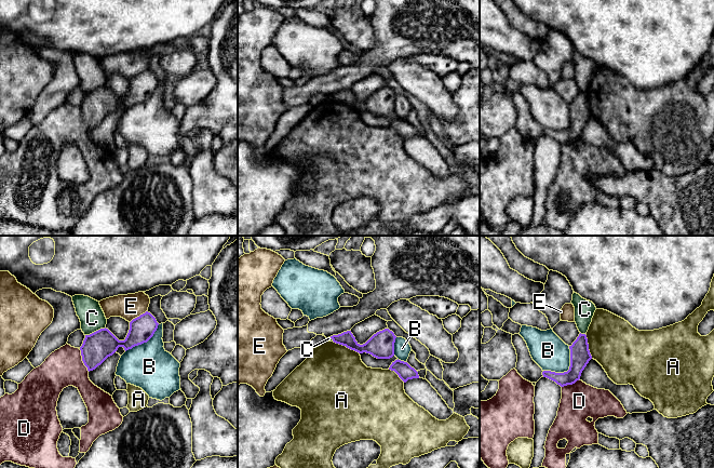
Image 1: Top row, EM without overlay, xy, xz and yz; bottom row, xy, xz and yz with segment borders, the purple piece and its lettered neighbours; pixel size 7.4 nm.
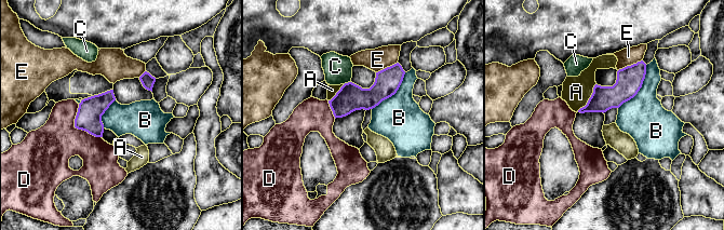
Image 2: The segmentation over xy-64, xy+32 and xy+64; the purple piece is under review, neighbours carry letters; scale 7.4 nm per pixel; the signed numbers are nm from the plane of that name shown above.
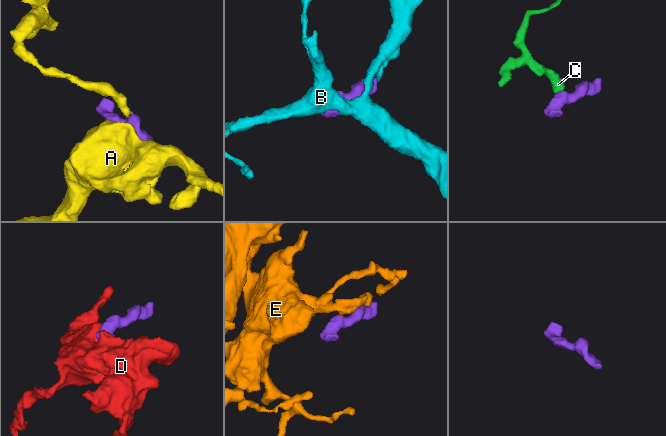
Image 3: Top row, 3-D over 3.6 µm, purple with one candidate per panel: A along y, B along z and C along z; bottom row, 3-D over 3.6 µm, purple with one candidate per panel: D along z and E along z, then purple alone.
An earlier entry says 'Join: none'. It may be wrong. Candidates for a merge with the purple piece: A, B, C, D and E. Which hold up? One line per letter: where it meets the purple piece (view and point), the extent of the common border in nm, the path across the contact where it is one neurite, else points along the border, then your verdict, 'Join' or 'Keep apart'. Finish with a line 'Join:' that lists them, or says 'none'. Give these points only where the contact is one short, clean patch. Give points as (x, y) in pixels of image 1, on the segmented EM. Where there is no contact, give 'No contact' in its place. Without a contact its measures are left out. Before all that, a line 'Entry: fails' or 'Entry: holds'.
Entry: holds
A: Touches purple at xz (346, 346). Shared border 220 nm. Keep apart
B: Touches purple at yz (568, 370). Shared border 280 nm. Keep apart
C: Touches purple at xy (96, 331). Shared border 170 nm. Boundary: xy (105, 326), (85, 335). Keep apart
D: Touches purple at xy (82, 360). Shared border 180 nm. Boundary: xy (79, 349), (82, 362), (89, 371). Keep apart
E: Touches purple at xy (137, 317). Shared border 160 nm. Boundary: xy (146, 310), (130, 322). Keep apart
Join: none

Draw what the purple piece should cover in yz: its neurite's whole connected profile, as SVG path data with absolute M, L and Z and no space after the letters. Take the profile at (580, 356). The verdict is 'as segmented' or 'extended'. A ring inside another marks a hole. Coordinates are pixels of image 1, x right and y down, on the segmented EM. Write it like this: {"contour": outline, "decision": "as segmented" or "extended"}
{"contour": "M579 334L577 339L569 346L570 349L570 366L567 372L555 373L543 371L543 377L555 382L561 387L572 385L580 379L581 373L592 359L589 350L588 338L585 334Z", "decision": "as segmented"}

